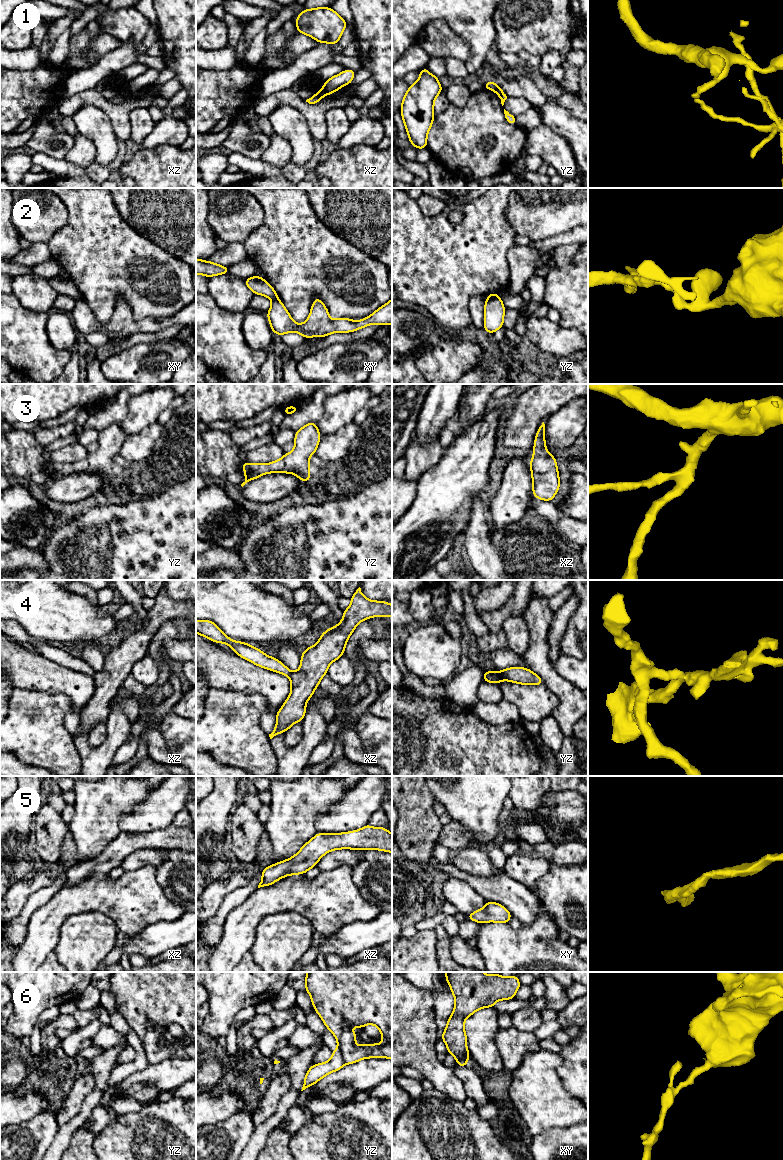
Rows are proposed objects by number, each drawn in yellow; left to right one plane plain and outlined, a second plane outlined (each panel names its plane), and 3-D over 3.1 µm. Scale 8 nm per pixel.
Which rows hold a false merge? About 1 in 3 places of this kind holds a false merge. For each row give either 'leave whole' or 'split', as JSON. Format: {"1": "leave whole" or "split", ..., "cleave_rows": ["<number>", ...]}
{"1": "split", "2": "split", "3": "leave whole", "4": "split", "5": "leave whole", "6": "split", "cleave_rows": ["1", "2", "4", "6"]}

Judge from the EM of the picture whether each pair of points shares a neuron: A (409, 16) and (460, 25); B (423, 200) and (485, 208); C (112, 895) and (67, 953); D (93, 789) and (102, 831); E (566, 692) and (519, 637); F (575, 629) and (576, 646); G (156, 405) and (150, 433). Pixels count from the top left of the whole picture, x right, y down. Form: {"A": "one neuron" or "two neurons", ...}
{"A": "one neuron", "B": "two neurons", "C": "two neurons", "D": "one neuron", "E": "two neurons", "F": "one neuron", "G": "two neurons"}

